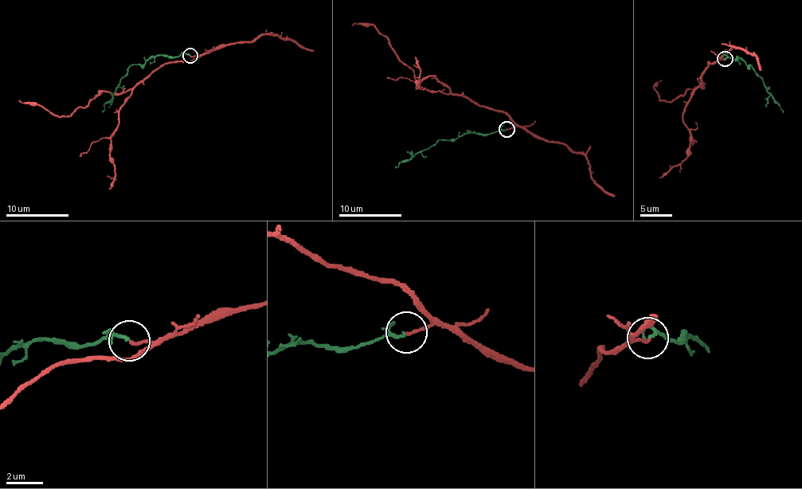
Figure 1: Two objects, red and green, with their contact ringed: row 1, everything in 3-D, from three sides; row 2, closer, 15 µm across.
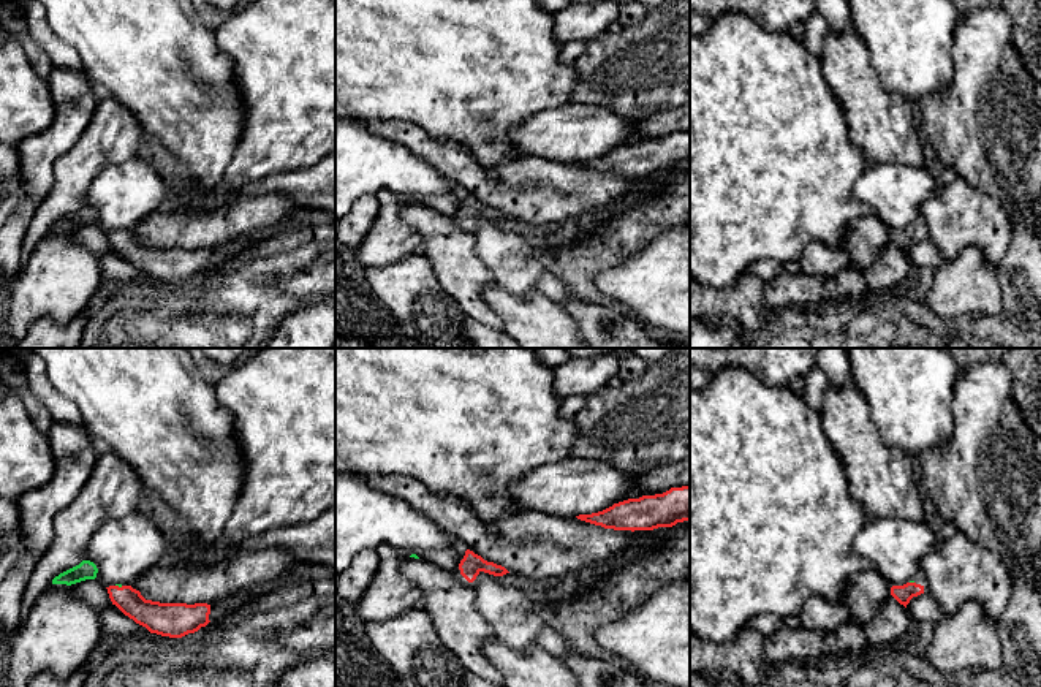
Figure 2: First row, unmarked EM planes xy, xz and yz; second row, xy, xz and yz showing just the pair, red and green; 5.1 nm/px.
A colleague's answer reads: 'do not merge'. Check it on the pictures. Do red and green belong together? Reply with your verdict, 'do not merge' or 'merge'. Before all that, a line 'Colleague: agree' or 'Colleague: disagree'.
Colleague: disagree
merge

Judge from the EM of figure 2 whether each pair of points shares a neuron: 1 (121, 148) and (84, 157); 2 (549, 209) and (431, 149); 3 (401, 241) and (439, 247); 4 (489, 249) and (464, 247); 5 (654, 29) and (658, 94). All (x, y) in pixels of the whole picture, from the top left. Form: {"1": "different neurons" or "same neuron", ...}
{"1": "same neuron", "2": "same neuron", "3": "different neurons", "4": "different neurons", "5": "same neuron"}

